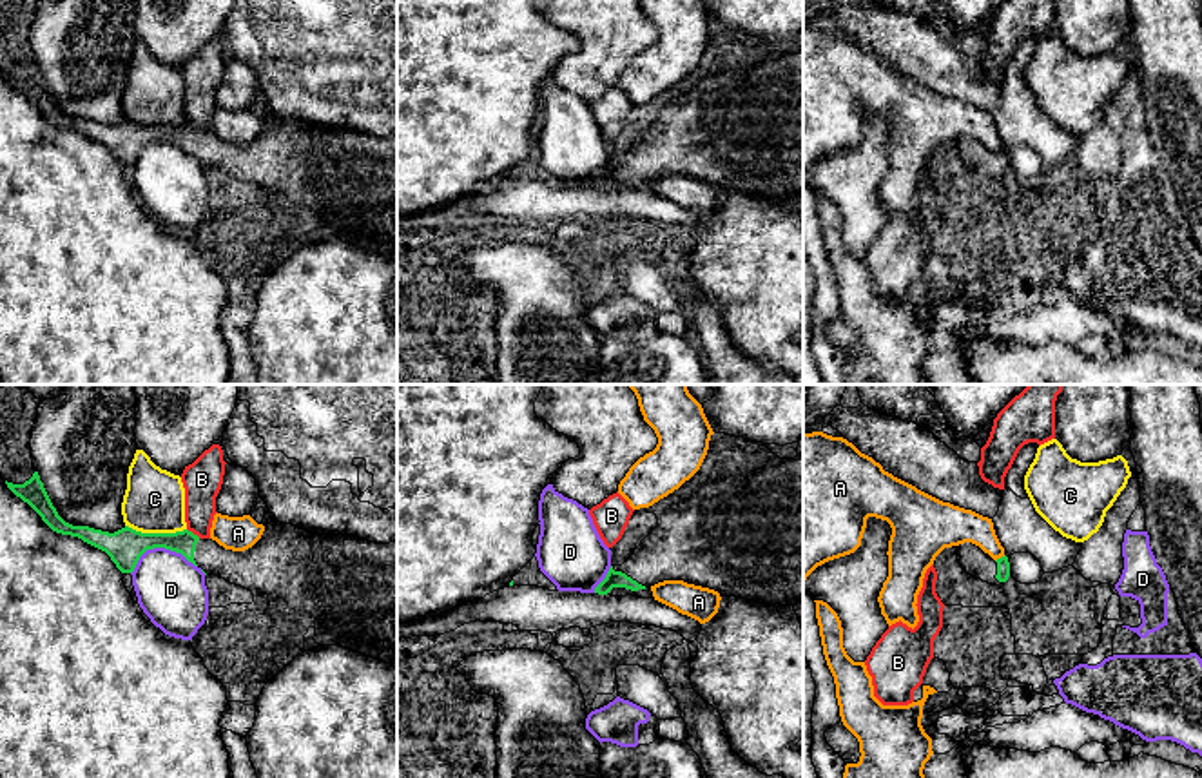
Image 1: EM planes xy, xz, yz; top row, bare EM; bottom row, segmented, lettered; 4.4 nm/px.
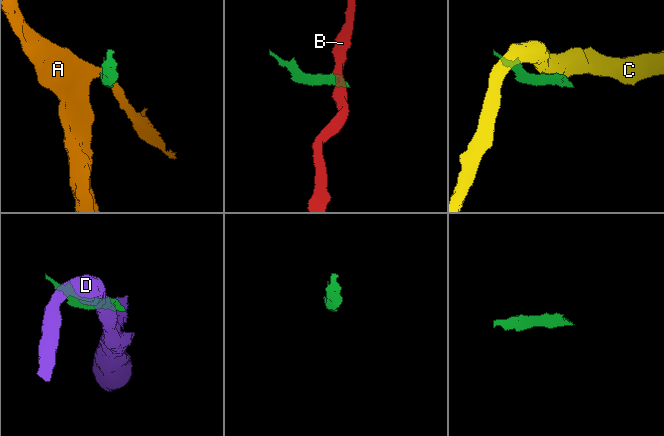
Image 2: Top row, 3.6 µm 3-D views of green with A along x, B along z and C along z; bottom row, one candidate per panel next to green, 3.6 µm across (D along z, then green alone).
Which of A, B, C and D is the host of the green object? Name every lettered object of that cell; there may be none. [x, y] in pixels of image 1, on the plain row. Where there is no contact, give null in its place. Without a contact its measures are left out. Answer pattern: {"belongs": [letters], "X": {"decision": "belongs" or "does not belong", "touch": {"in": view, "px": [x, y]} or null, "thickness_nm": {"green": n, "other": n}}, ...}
{"belongs": [], "A": {"decision": "does not belong", "touch": {"in": "yz", "px": [1001, 151]}, "thickness_nm": {"green": 60, "other": 170}}, "B": {"decision": "does not belong", "touch": {"in": "xy", "px": [193, 127]}, "thickness_nm": {"green": 100, "other": 170}}, "C": {"decision": "does not belong", "touch": {"in": "xy", "px": [156, 127]}, "thickness_nm": {"green": 160, "other": 280}}, "D": {"decision": "does not belong", "touch": {"in": "xy", "px": [160, 140]}, "thickness_nm": {"green": 160, "other": 300}}}

